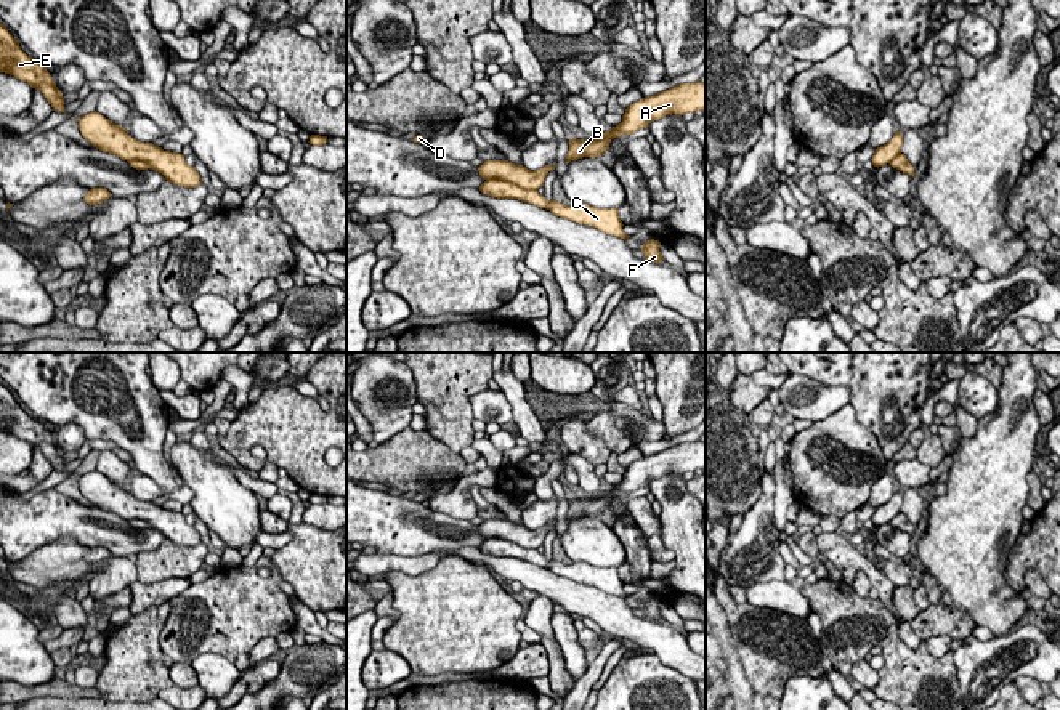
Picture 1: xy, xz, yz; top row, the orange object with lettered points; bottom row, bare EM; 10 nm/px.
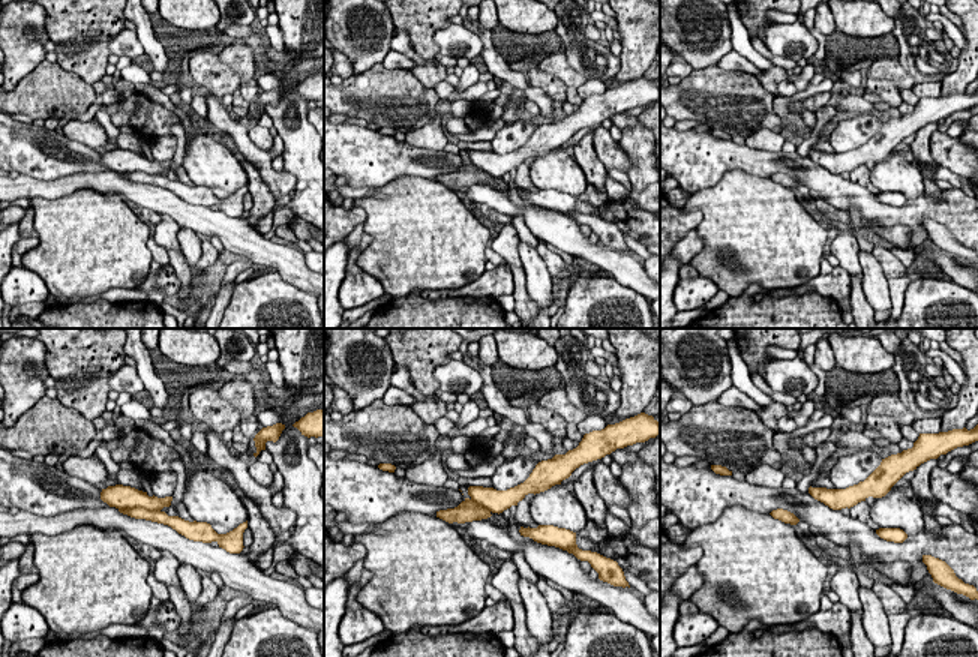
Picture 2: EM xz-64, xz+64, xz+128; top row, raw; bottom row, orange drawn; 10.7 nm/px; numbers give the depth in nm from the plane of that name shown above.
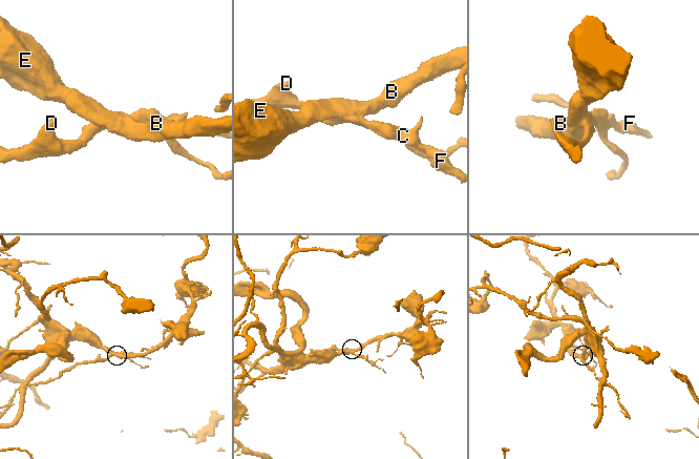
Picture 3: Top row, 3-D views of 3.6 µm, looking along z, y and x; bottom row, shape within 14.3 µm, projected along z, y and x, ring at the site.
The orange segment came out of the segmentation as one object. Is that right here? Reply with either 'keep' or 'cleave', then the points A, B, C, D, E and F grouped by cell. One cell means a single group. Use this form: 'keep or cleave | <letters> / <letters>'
cleave | A B E / C D F

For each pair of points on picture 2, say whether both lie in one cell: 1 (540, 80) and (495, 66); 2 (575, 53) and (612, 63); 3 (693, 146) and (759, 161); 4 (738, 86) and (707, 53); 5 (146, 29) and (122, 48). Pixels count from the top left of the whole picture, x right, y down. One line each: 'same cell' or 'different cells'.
1: different cells
2: same cell
3: same cell
4: different cells
5: different cells

